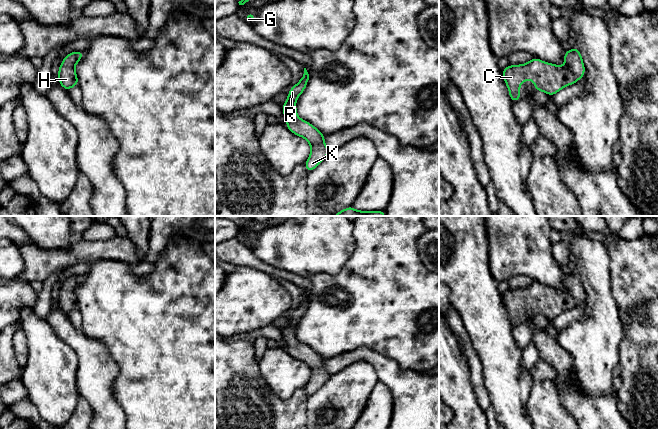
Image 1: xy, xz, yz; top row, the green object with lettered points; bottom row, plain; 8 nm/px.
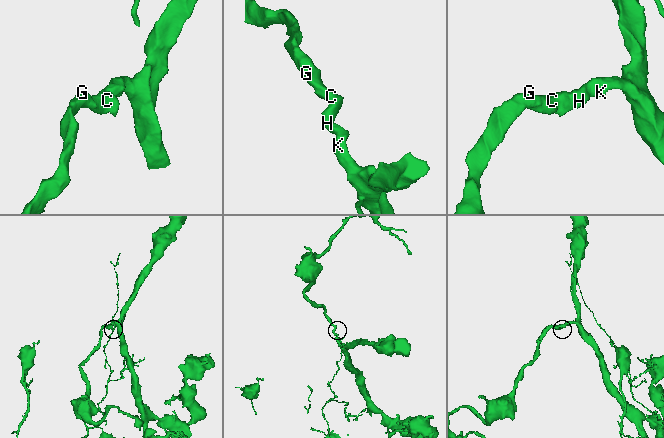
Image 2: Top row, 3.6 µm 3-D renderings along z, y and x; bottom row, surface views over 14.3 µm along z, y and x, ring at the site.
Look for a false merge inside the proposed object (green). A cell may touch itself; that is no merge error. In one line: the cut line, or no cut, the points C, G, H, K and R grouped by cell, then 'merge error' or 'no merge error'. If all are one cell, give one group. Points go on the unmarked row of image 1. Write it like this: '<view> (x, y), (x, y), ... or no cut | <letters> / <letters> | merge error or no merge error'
no cut | C G H K R | no merge error

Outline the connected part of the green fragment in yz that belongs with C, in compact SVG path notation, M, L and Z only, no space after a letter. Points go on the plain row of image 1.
M577 271L564 276L565 291L544 286L536 281L526 288L509 289L502 293L502 300L508 311L513 327L520 324L520 309L532 303L535 316L543 315L552 321L562 312L572 309L585 301L585 290Z

